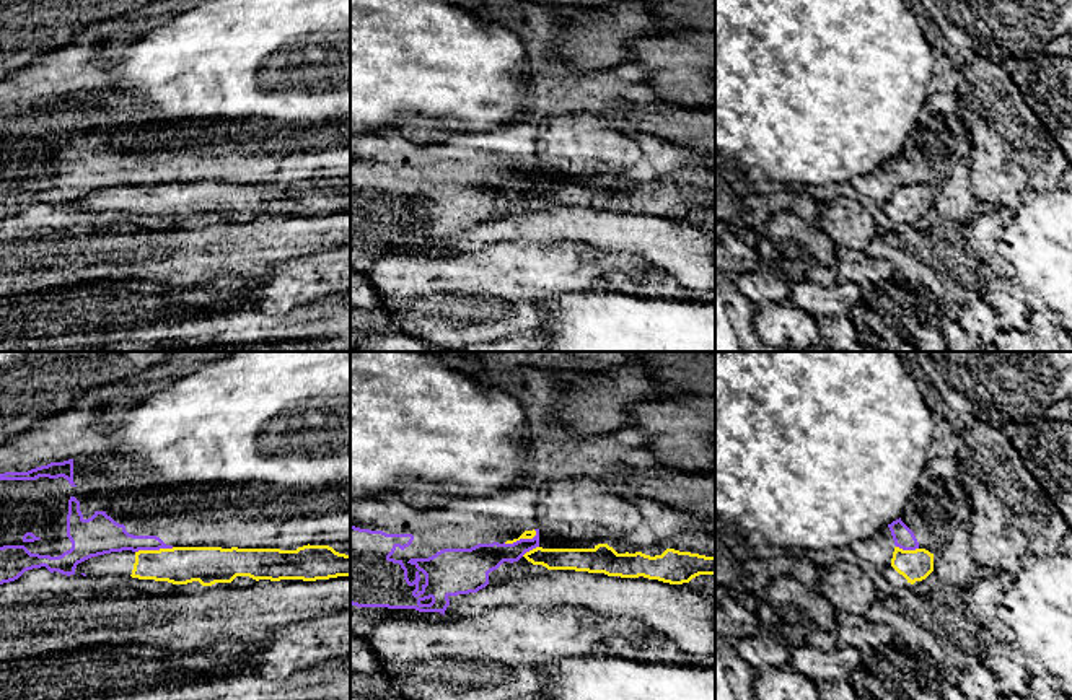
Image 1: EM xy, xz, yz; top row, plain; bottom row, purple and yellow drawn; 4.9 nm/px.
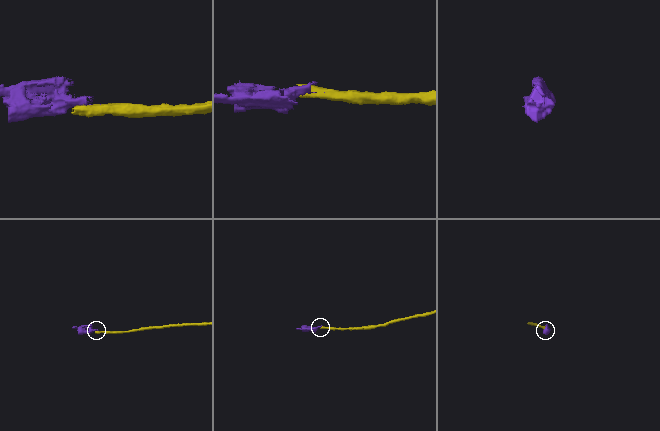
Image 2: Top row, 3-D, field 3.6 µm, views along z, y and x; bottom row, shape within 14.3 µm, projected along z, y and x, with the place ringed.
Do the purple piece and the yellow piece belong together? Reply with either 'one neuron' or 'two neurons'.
two neurons

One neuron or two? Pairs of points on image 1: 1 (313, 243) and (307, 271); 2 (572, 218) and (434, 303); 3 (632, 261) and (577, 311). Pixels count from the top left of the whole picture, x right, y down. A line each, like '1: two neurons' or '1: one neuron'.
1: two neurons
2: two neurons
3: two neurons

